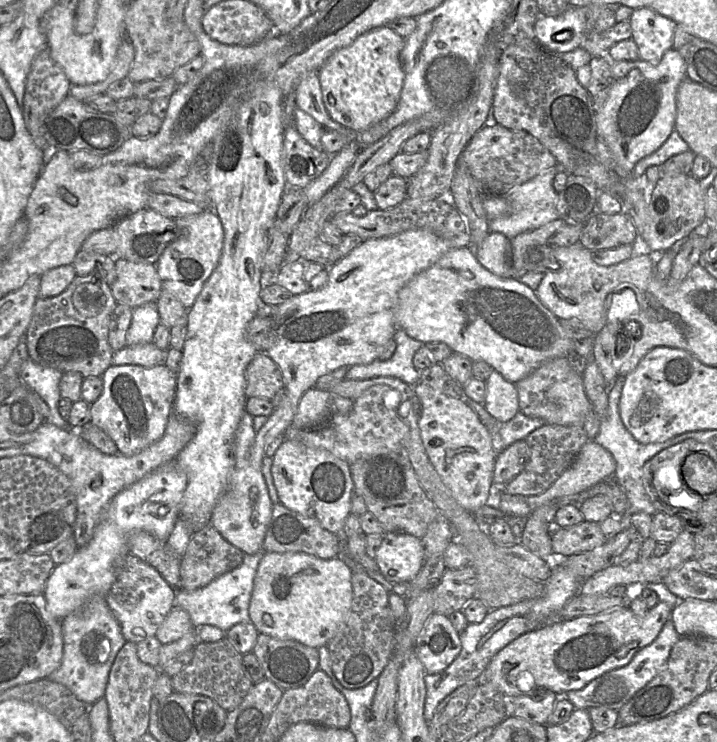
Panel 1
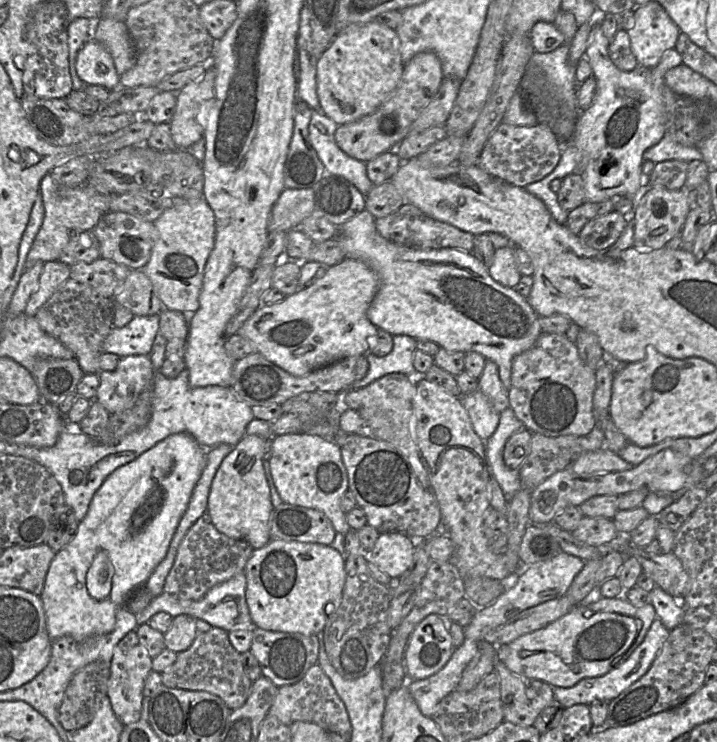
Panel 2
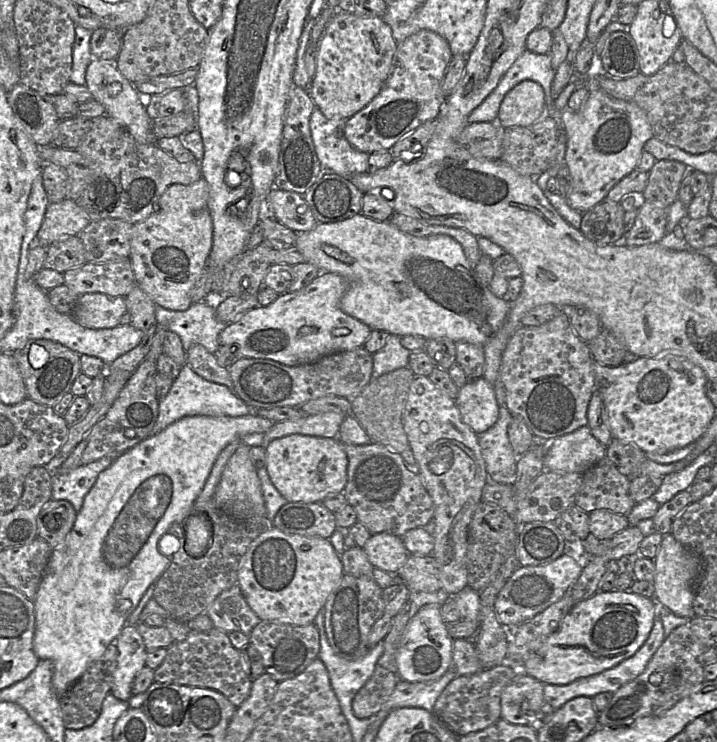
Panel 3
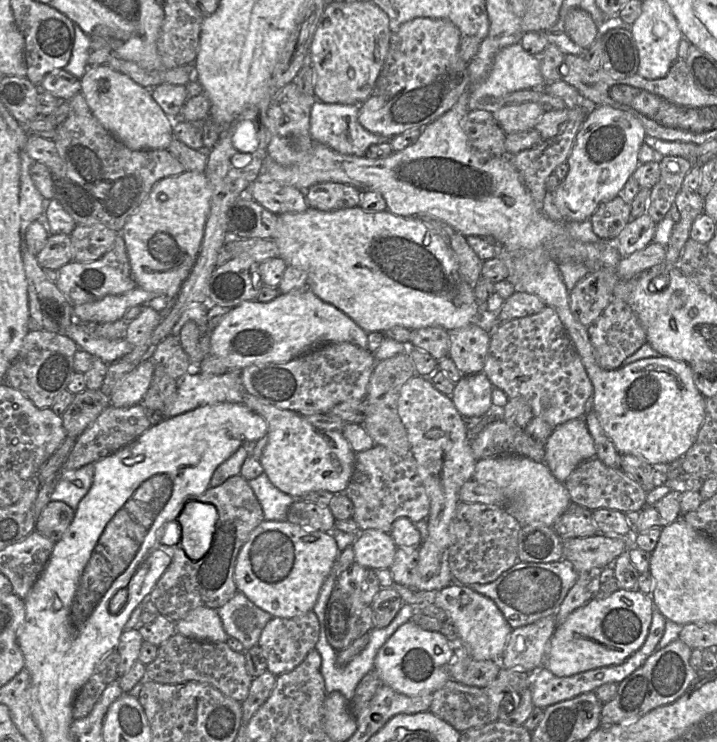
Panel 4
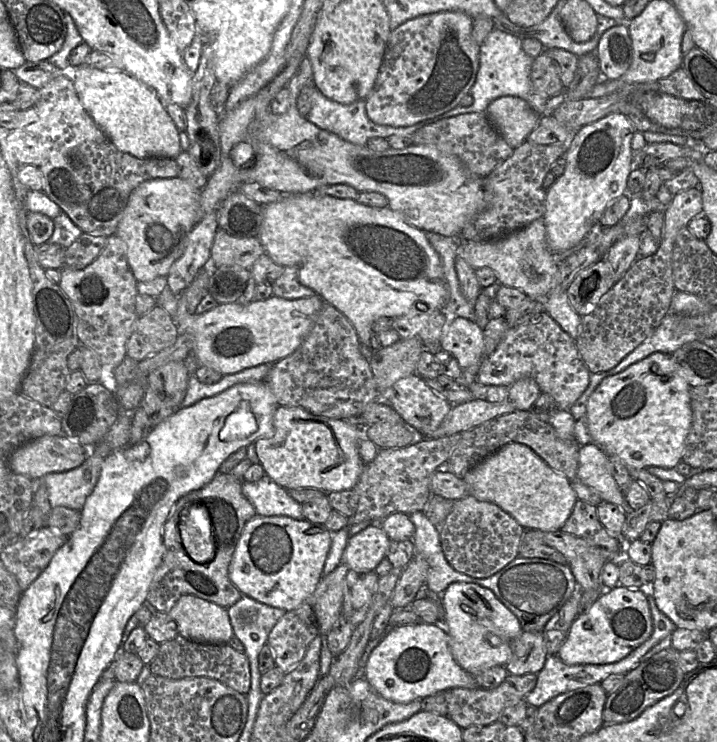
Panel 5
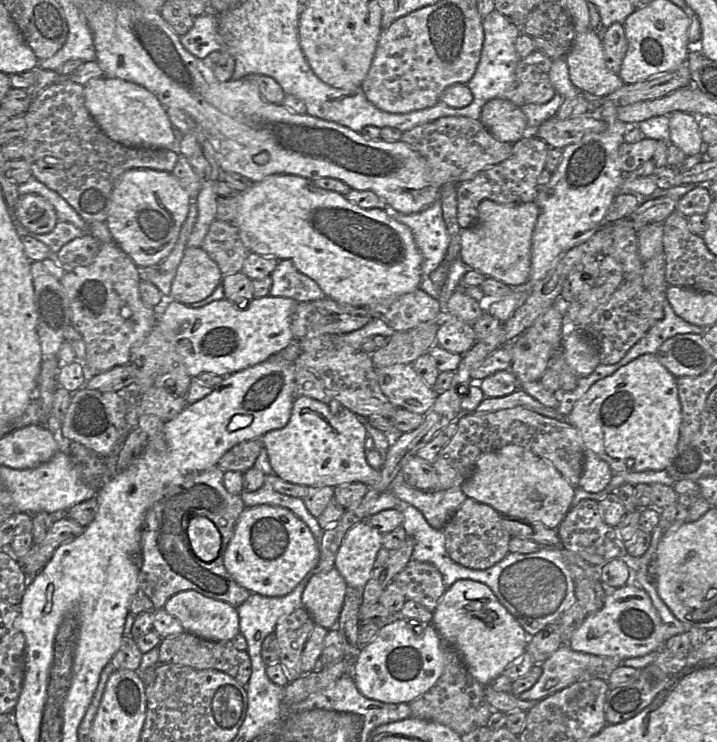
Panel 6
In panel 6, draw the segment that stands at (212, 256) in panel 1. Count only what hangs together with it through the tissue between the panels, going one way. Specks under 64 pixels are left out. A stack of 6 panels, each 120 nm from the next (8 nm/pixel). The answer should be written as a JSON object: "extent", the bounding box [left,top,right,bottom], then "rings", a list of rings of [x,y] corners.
{"extent":[106,168,190,268],"rings":[[[133,168],[115,181],[106,225],[113,241],[139,268],[157,266],[173,250],[190,208],[190,196],[171,173]]]}

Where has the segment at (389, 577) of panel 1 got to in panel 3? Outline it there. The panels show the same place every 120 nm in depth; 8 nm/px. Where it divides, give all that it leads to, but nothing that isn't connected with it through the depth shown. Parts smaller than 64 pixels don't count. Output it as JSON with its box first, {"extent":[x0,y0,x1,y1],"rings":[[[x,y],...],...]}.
{"extent":[362,532,409,575],"rings":[[[387,532],[372,534],[362,549],[373,567],[392,575],[397,574],[409,556],[402,537]]]}

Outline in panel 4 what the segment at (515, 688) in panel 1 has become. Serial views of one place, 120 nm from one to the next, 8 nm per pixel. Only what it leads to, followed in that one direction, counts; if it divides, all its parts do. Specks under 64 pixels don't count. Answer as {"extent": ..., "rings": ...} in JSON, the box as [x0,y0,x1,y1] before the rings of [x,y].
{"extent":[544,589,653,677],"rings":[[[619,589],[604,599],[591,599],[557,625],[549,642],[544,667],[556,677],[571,677],[623,663],[644,644],[653,610],[650,595],[637,589]]]}

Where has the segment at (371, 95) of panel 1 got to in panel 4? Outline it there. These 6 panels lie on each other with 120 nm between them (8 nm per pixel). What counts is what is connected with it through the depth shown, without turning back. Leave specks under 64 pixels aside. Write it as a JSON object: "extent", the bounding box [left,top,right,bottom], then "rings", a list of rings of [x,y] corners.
{"extent":[309,1,390,105],"rings":[[[372,1],[327,4],[309,49],[309,65],[314,71],[314,97],[324,103],[361,105],[374,90],[390,38],[389,18]]]}

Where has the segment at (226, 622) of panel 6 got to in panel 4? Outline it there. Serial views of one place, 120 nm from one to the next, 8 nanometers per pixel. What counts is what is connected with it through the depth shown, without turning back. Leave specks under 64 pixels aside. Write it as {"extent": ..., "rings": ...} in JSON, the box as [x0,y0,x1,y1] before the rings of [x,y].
{"extent":[176,607,229,643],"rings":[[[206,607],[191,611],[176,622],[176,629],[177,633],[197,640],[227,643],[229,639],[217,610]]]}

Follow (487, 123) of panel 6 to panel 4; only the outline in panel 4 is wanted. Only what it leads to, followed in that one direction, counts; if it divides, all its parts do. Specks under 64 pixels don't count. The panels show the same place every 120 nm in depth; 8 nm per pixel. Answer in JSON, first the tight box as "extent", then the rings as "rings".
{"extent":[493,102,544,135],"rings":[[[525,102],[505,105],[495,111],[493,116],[503,132],[508,135],[534,129],[543,114],[544,110],[539,104]]]}

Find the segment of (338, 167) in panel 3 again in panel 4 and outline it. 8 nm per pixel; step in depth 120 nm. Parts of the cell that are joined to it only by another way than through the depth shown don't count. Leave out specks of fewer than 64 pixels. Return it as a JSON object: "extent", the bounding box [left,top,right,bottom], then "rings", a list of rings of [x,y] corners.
{"extent":[309,99,391,156],"rings":[[[316,99],[310,111],[309,124],[313,142],[326,145],[338,153],[354,156],[365,156],[373,144],[390,143],[391,138],[371,133],[359,123],[359,110],[360,105],[331,104]]]}

